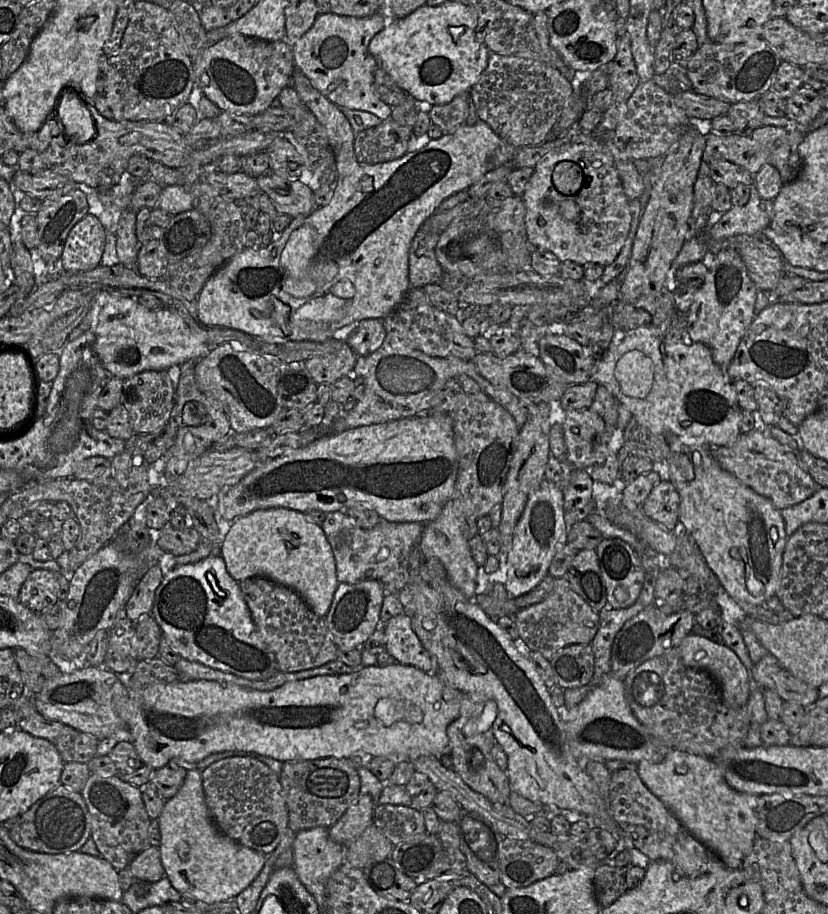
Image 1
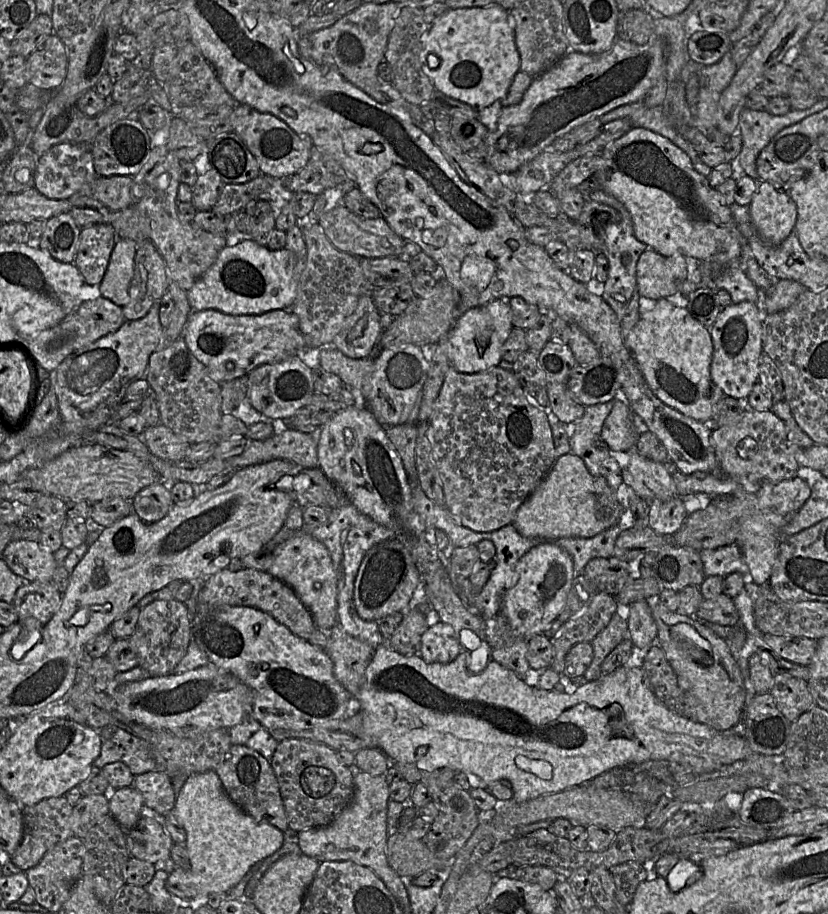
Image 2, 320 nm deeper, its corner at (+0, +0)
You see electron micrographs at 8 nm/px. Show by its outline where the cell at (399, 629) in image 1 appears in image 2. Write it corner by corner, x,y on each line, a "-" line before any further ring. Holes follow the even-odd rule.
439,622
422,635
419,656
426,663
447,664
454,661
459,653
460,644
448,624

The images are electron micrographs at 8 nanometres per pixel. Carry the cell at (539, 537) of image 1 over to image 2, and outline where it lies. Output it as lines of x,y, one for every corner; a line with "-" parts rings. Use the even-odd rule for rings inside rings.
553,541
540,542
517,563
516,580
502,598
500,613
520,636
528,639
540,635
564,608
573,578
570,555

